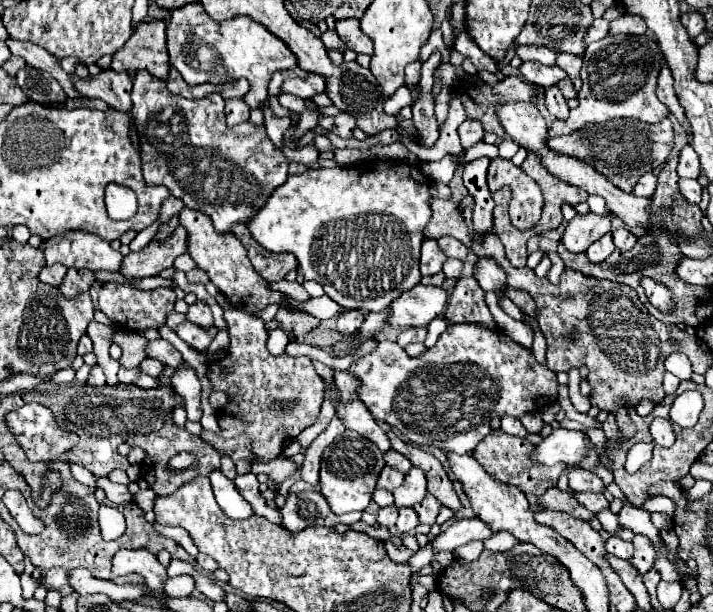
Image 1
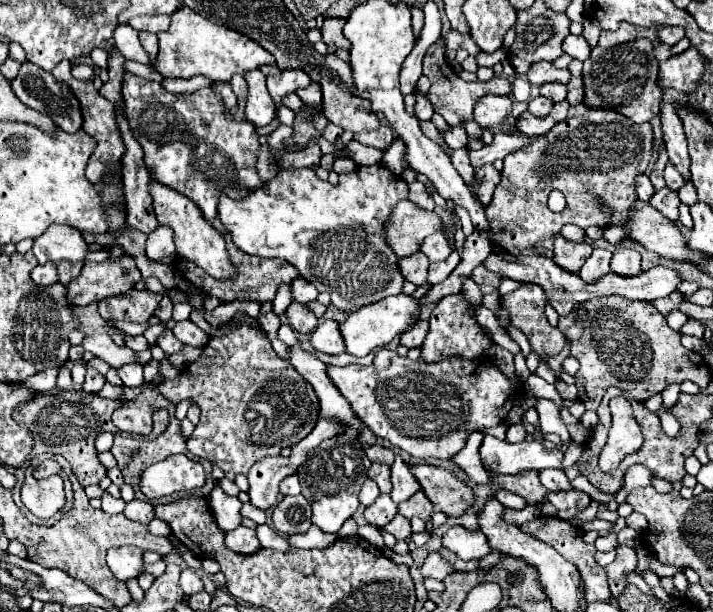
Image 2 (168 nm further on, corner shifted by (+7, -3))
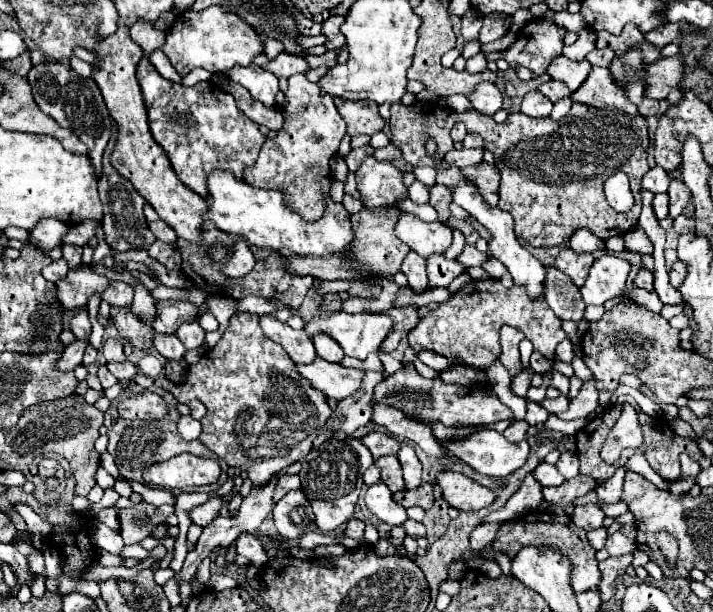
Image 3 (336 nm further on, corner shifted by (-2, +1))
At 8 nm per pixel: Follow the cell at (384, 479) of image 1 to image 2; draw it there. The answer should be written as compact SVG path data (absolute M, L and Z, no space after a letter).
M372 463L368 477L380 487L382 493L390 493L392 485L390 485L390 467L388 465L380 465L380 463Z

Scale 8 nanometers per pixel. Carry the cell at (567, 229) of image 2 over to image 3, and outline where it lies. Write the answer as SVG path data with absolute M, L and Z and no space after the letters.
M581 229L581 231L577 231L577 233L571 237L569 247L571 247L575 253L593 253L593 251L605 249L605 243L599 241L599 237L595 237L593 233L587 233L587 229Z

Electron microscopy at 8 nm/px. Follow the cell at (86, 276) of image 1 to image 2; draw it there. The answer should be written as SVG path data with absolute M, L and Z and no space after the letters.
M62 261L62 265L58 265L58 281L62 283L62 285L68 285L70 281L74 281L78 275L80 275L80 271L82 271L82 265L84 263L70 263L70 261Z

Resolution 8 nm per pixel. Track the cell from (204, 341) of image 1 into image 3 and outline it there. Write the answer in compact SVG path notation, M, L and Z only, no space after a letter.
M171 335L171 337L155 337L155 349L167 361L179 361L179 359L183 359L183 355L187 351L183 347L183 343L175 335Z

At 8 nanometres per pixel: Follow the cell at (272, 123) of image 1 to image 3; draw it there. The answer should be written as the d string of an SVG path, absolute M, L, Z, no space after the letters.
M235 65L235 67L227 69L225 75L231 81L245 87L253 95L253 99L259 99L265 107L275 105L275 95L279 91L279 83L277 83L277 77L273 73L269 73L257 65L249 65L249 67Z

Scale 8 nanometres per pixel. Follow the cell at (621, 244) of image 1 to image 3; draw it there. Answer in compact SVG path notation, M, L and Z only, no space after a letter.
M639 269L639 273L635 275L635 279L633 279L633 283L637 285L637 287L641 287L641 289L647 289L647 291L653 291L653 273L649 271L649 269Z

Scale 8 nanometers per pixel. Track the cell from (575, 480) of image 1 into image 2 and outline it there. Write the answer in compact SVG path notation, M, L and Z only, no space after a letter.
M542 469L540 481L548 491L570 491L572 483L562 469Z

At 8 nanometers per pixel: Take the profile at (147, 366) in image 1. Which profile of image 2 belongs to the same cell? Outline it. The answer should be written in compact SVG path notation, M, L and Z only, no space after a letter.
M130 363L118 369L118 375L126 387L140 387L144 383L142 377L142 365L140 363Z

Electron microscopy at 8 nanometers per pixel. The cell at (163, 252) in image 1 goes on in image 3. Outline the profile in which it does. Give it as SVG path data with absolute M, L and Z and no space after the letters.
M91 265L77 269L77 271L69 271L65 279L57 281L57 301L63 309L81 309L83 305L87 305L87 299L93 293L101 293L103 289L107 289L109 279L103 275L97 275Z

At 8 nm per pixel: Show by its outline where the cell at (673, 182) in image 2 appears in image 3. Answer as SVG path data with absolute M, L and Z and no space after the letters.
M673 181L669 187L669 217L675 219L677 215L681 215L683 205L687 205L689 201L689 193L687 187L683 185L683 181Z

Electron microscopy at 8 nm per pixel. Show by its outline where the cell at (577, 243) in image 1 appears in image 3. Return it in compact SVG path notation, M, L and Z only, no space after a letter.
M561 249L561 253L555 259L555 267L563 273L567 273L567 277L577 285L583 287L589 275L589 269L593 265L593 255L591 253L575 253L573 249Z

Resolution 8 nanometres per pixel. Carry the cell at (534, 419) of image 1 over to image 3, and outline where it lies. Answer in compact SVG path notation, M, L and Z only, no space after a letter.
M513 421L503 431L503 437L507 437L507 441L511 441L511 443L519 443L519 441L527 439L527 429L529 429L529 425L525 421Z

